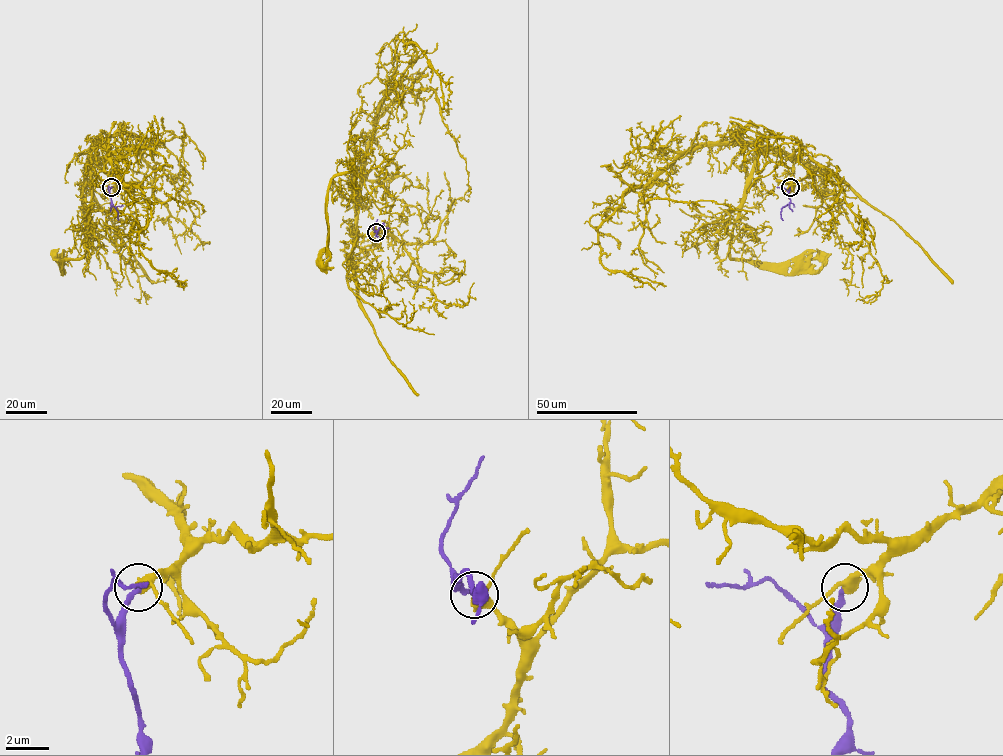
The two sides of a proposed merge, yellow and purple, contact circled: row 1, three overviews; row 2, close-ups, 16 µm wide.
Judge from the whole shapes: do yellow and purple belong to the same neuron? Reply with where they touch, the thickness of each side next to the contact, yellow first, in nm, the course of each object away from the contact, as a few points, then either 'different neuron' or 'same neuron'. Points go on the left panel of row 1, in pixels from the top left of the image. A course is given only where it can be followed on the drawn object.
(111, 187) | 360/280 nm | yellow via (111, 187), (114, 180), (90, 160), (93, 144), (148, 204), (151, 219), (139, 233), (139, 252), (185, 284) | purple via (111, 187), (110, 197), (118, 212), (118, 220) | same neuron

